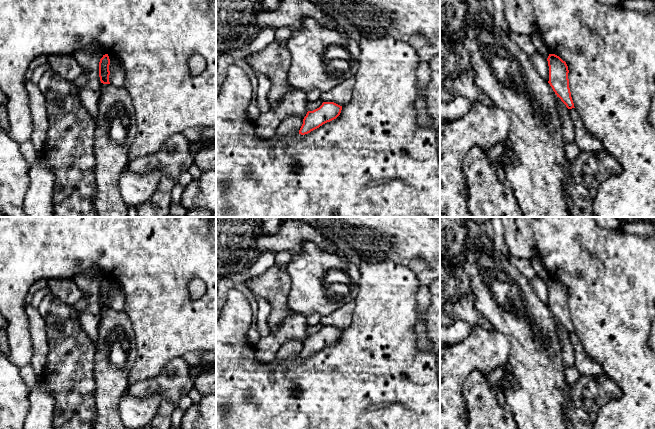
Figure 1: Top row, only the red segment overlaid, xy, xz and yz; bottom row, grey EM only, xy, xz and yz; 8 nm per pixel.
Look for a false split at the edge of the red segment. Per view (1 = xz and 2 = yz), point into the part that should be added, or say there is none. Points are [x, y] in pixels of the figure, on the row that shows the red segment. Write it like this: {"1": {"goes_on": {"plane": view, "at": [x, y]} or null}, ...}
{"1": {"goes_on": null}, "2": {"goes_on": null}}

